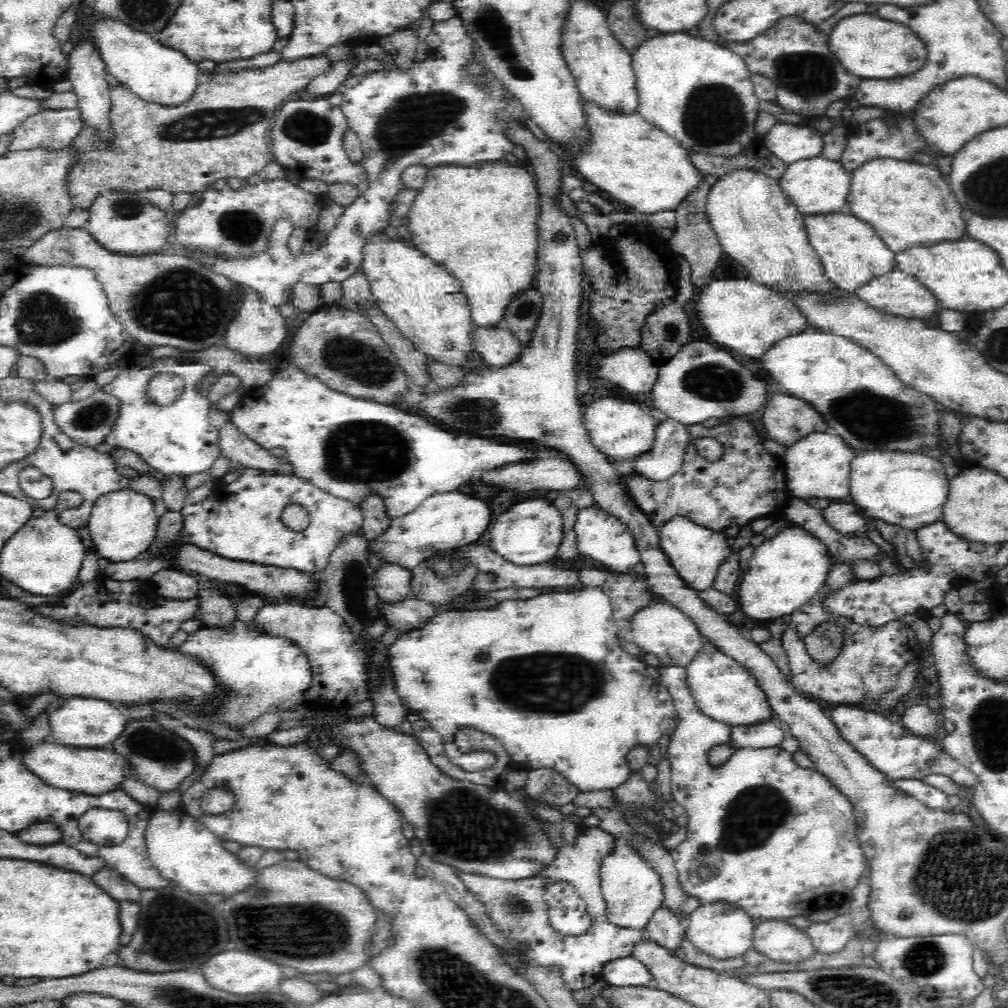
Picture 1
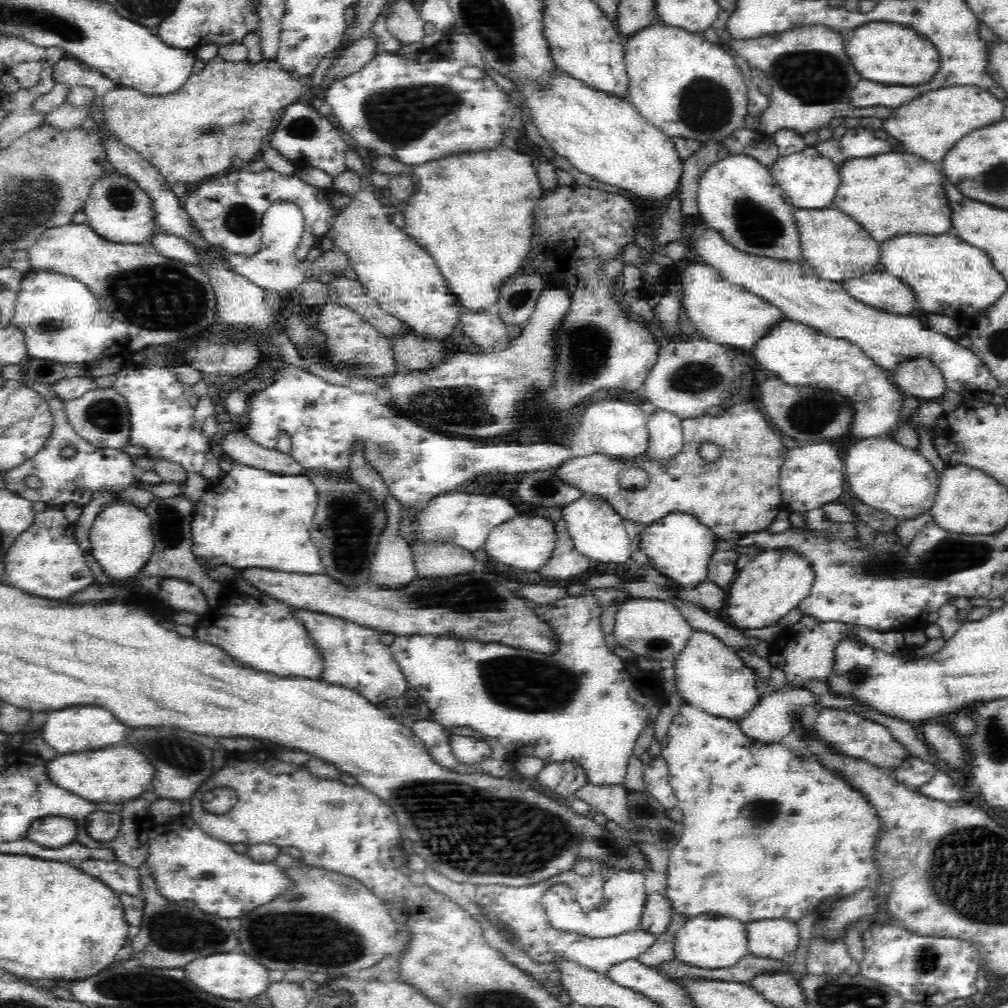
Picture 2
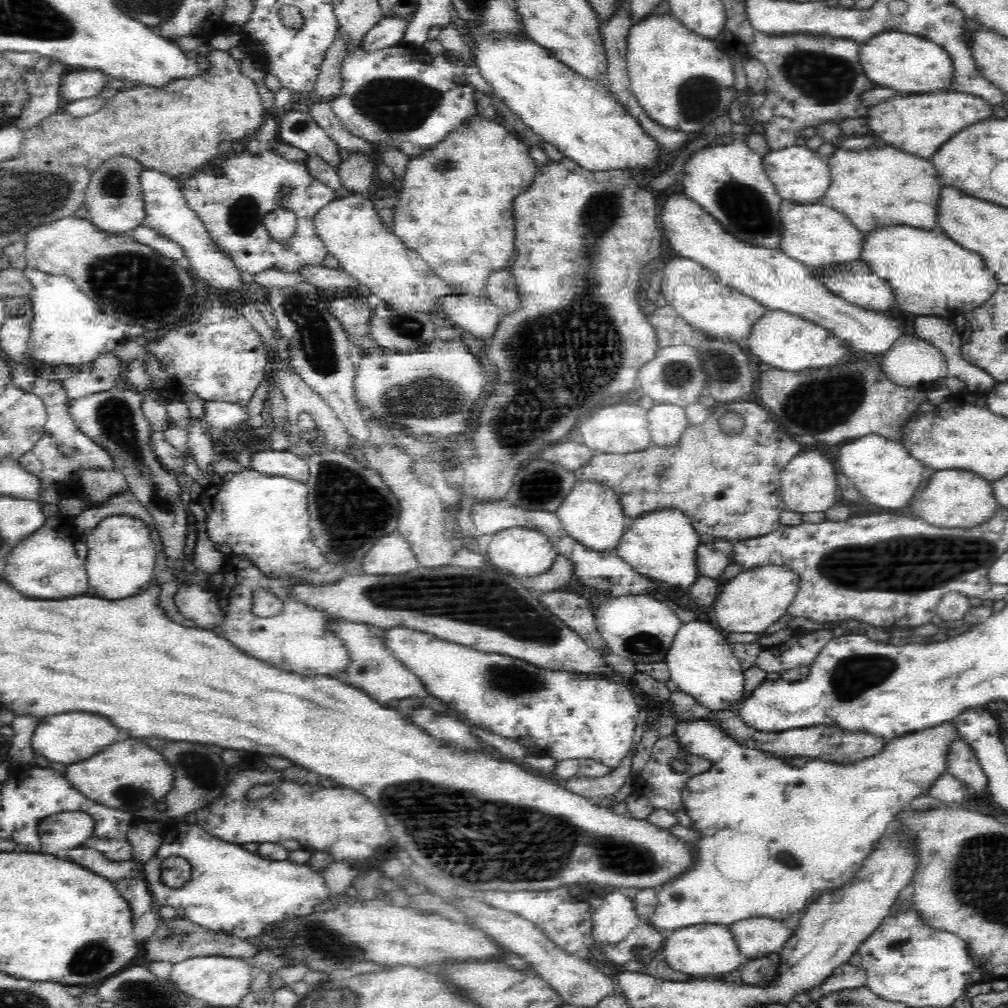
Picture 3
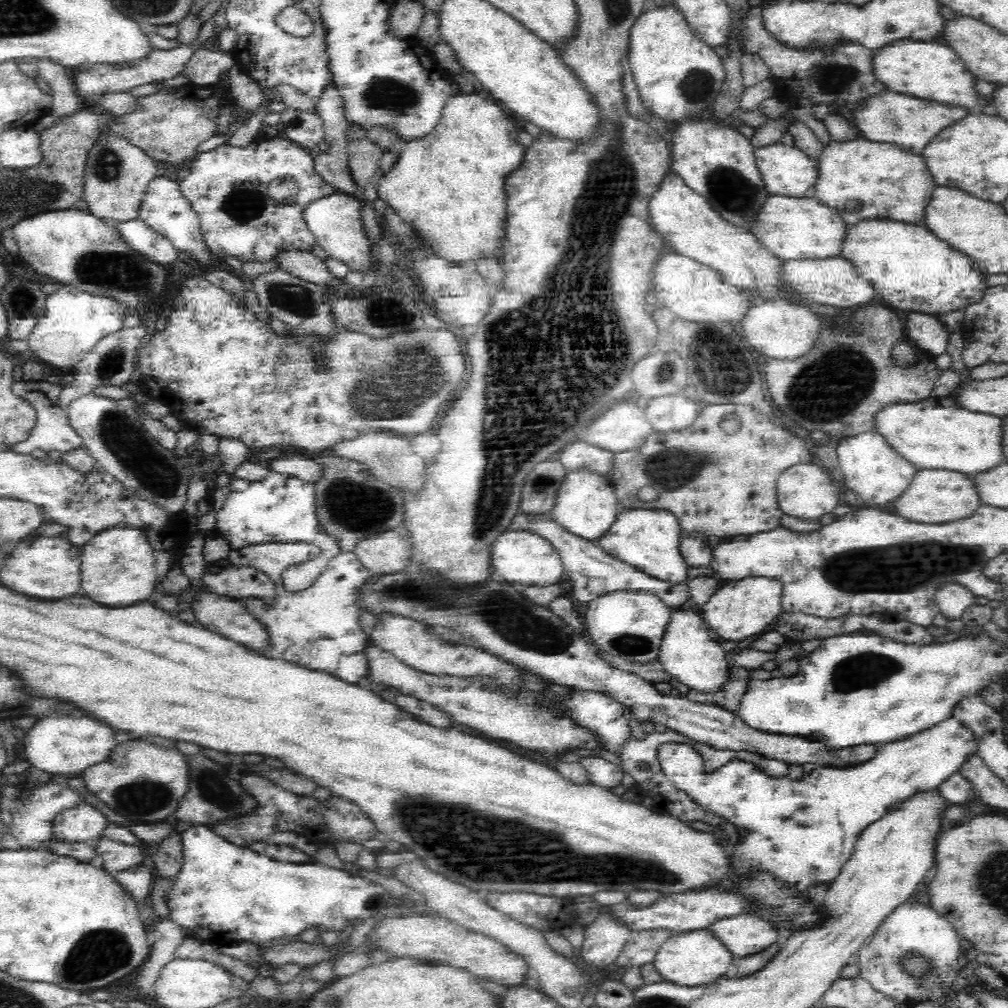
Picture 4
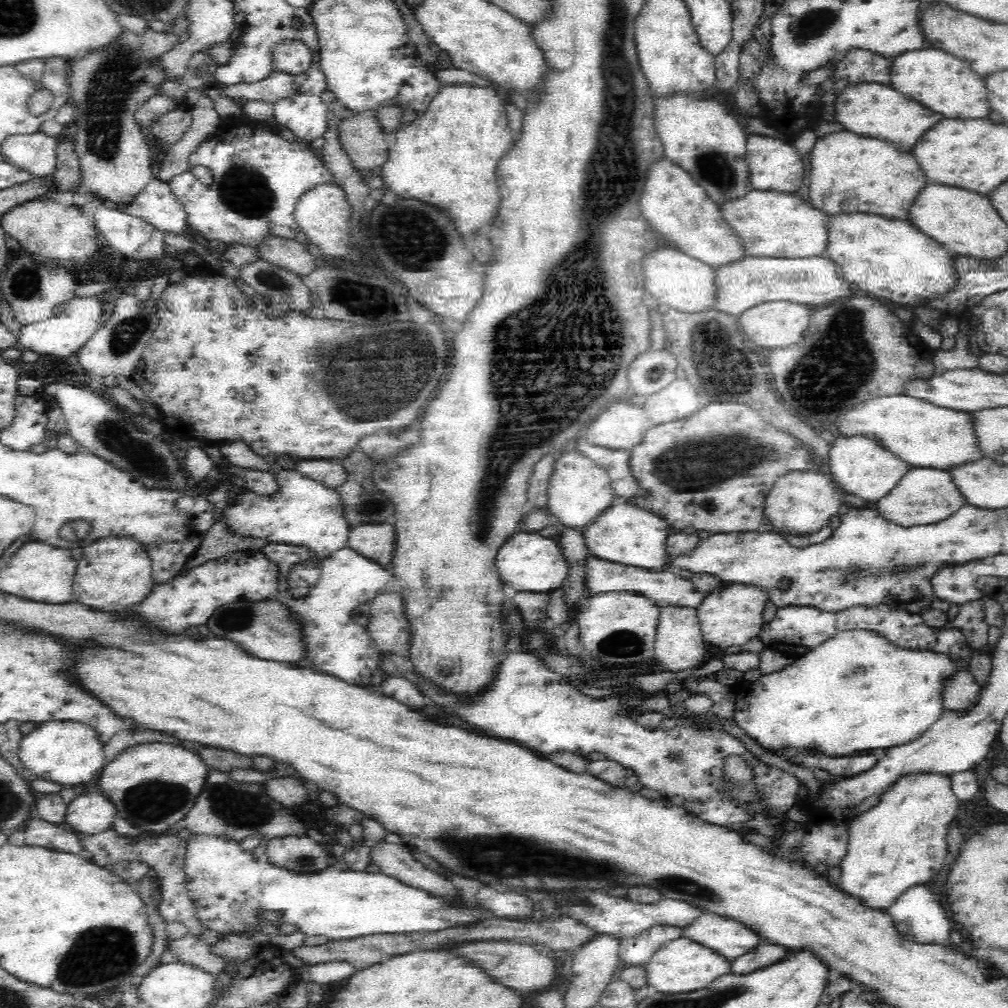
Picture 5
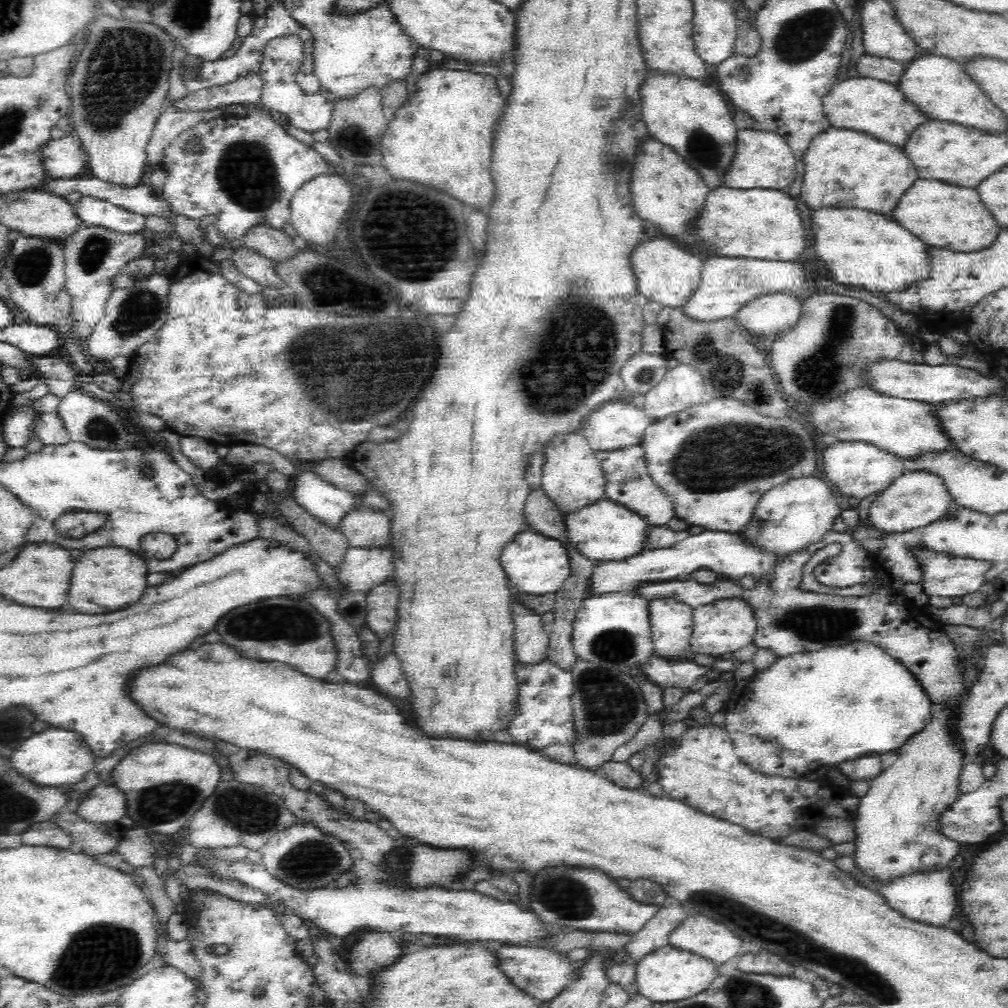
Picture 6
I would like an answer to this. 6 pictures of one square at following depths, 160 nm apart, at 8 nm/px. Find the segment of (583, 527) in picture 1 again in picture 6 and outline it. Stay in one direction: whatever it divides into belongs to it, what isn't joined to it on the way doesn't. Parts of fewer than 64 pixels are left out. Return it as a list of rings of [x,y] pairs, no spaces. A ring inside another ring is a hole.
[[[555,434],[543,448],[541,487],[563,515],[580,510],[605,496],[605,478],[600,461],[582,434]]]

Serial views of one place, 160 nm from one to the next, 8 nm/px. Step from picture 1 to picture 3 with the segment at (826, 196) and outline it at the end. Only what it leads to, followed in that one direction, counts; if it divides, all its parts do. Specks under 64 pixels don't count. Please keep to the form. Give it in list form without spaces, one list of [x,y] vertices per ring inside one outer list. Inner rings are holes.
[[[796,144],[780,150],[770,149],[762,156],[762,167],[781,200],[795,203],[823,201],[827,186],[831,181],[830,168],[827,166],[825,159],[817,152]]]

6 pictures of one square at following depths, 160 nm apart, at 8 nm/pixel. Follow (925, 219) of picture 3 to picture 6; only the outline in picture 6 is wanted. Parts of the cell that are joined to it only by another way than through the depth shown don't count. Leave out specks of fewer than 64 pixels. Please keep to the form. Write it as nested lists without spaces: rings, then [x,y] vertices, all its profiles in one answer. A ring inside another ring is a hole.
[[[827,128],[819,132],[807,146],[802,159],[806,172],[798,196],[813,210],[818,210],[818,206],[852,208],[854,198],[858,208],[891,218],[894,202],[898,202],[902,190],[918,178],[902,150],[854,130]]]

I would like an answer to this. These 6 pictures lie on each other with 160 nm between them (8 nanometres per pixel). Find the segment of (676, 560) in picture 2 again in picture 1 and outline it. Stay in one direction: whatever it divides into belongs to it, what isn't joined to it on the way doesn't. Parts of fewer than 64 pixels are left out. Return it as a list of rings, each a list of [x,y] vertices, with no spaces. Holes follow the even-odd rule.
[[[672,516],[664,526],[658,529],[660,551],[666,555],[666,560],[692,591],[702,591],[710,588],[720,563],[730,556],[732,548],[727,544],[724,533],[718,533],[704,526],[699,526],[686,516]]]

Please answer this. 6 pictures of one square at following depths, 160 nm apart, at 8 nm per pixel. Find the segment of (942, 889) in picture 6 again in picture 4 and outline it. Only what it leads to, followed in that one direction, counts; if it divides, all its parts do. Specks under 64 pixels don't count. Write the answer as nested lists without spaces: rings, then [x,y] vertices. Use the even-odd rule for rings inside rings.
[[[903,902],[899,904],[878,927],[872,938],[860,948],[855,955],[860,974],[867,980],[874,990],[894,998],[899,1004],[918,1005],[924,1000],[936,1000],[940,992],[934,989],[926,991],[914,989],[914,983],[910,977],[905,976],[899,968],[899,960],[906,951],[918,951],[926,955],[932,963],[938,967],[938,975],[949,981],[959,976],[958,965],[958,933],[953,924],[948,922],[932,905],[925,905],[920,902]]]

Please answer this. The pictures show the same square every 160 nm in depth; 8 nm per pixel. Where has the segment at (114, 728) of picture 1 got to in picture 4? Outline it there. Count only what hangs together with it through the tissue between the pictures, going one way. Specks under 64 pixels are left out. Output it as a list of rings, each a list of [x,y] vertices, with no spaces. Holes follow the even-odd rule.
[[[44,718],[26,732],[24,738],[24,758],[40,772],[52,776],[77,776],[90,766],[104,762],[114,748],[112,730],[104,728],[100,722],[90,718]]]

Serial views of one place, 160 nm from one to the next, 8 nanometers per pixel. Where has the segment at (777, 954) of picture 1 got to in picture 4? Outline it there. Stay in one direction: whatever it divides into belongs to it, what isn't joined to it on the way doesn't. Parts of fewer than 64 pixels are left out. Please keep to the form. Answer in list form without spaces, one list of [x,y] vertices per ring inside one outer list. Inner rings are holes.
[[[754,912],[716,919],[705,929],[730,951],[735,960],[756,954],[778,940],[777,924],[769,924]]]

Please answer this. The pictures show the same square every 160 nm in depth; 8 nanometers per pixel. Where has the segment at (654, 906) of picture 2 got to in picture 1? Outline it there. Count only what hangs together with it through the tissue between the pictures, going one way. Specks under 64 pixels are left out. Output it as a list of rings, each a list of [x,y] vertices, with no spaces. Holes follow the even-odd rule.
[[[662,906],[650,915],[644,929],[654,943],[672,950],[673,954],[684,941],[686,926],[676,911]]]

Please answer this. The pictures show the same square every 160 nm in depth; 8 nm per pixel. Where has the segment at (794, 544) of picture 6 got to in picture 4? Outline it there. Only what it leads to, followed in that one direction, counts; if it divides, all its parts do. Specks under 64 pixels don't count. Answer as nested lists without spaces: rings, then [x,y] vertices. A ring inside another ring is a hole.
[[[798,464],[790,466],[777,478],[775,491],[783,515],[802,522],[817,522],[820,516],[830,514],[840,504],[838,488],[832,484],[828,473],[818,468],[818,464]]]

